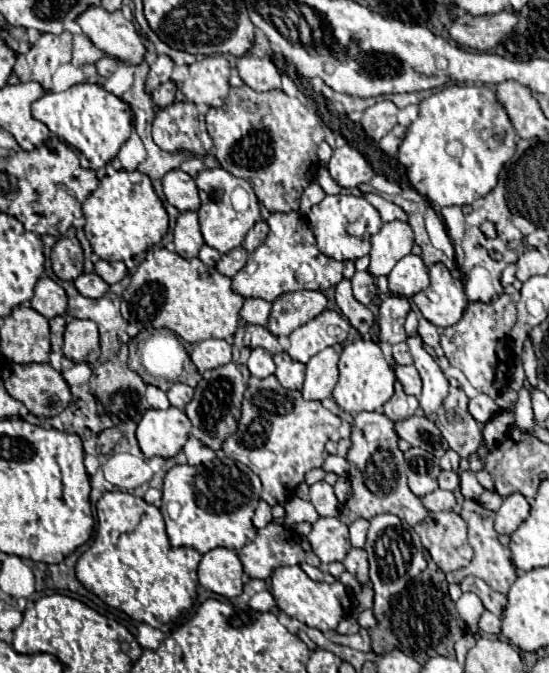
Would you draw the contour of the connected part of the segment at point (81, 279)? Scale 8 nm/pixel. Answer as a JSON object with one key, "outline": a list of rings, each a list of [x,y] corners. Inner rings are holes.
{"outline":[[[81,273],[77,279],[75,279],[75,287],[77,291],[83,295],[83,297],[89,297],[89,299],[99,299],[107,293],[109,285],[97,275],[97,273]]]}

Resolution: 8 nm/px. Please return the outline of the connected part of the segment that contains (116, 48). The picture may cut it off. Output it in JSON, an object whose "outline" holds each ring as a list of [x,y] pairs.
{"outline":[[[91,7],[91,11],[85,11],[77,23],[95,47],[107,55],[117,57],[131,67],[145,61],[147,49],[143,39],[121,11],[109,13],[103,7]]]}

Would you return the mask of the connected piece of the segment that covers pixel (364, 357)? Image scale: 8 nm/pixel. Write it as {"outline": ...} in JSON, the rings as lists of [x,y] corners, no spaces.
{"outline":[[[359,339],[343,347],[339,359],[339,381],[333,389],[333,399],[337,405],[347,413],[361,413],[361,411],[379,411],[391,397],[393,397],[395,373],[383,357],[383,351],[377,343]]]}

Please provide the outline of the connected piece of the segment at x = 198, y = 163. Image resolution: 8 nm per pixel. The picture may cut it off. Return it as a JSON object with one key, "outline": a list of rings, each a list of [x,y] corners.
{"outline":[[[191,157],[191,159],[187,159],[187,161],[181,163],[181,169],[183,169],[185,173],[189,173],[191,177],[195,177],[203,167],[205,167],[203,161],[201,161],[201,159],[195,159],[195,157]]]}

